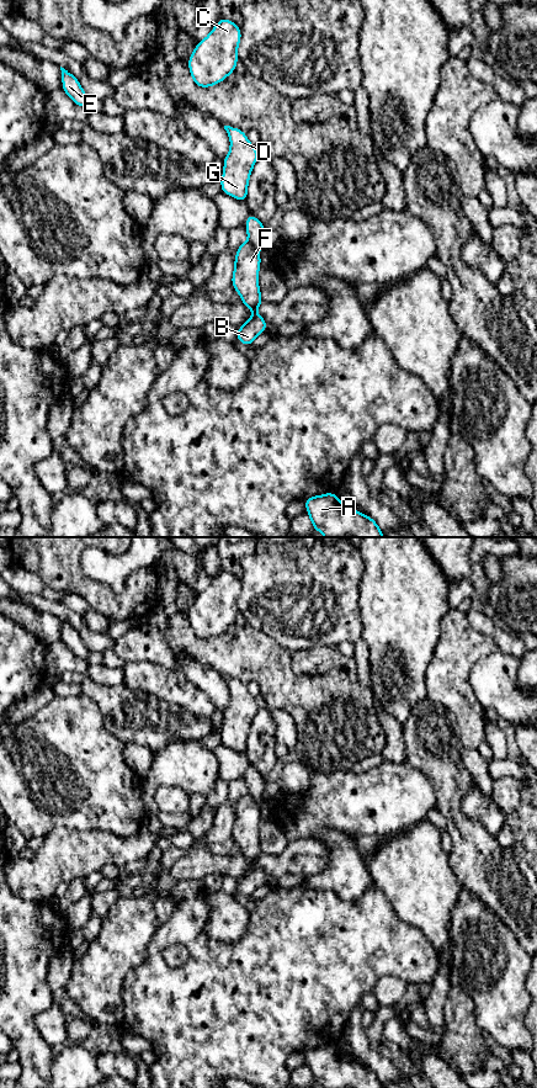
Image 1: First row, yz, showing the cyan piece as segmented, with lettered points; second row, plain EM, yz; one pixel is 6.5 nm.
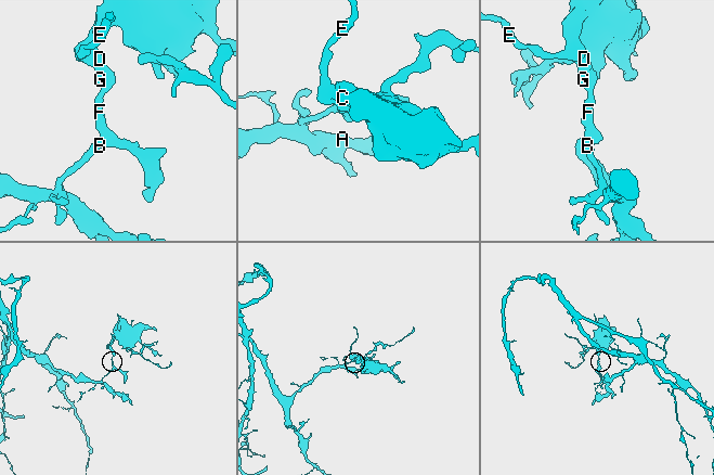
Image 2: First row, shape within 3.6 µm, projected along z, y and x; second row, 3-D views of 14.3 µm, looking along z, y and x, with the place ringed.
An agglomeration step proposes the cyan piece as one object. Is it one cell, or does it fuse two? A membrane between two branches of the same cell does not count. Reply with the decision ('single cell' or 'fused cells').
fused cells

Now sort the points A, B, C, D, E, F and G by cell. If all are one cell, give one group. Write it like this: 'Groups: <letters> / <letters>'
Groups: A B F / C D E G

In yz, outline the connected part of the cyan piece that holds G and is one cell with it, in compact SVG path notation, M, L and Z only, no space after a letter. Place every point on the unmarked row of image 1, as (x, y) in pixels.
M224 678L224 681L230 691L230 701L223 711L222 744L246 754L248 736L259 706L255 697L246 690L245 684L230 678Z

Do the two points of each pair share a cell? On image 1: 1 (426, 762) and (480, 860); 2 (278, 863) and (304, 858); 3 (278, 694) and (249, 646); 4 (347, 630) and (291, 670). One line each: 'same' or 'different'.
1: same
2: same
3: same
4: different

